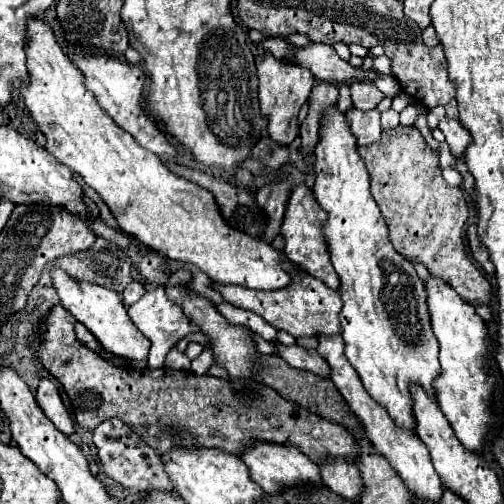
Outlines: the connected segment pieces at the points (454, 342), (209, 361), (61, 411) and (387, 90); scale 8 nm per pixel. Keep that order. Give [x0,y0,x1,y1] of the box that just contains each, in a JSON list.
[[425,275,497,451],[191,349,215,375],[35,379,75,435],[373,75,399,97]]

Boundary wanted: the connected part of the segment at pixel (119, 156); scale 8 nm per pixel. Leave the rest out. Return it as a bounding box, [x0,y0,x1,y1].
[21,17,291,291]

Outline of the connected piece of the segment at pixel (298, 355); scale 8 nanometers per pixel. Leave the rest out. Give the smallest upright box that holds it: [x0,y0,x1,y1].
[273,339,329,377]

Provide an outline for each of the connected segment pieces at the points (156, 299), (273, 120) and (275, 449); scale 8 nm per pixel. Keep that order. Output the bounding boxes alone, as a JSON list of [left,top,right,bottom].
[[127,287,201,369],[257,55,315,145],[241,443,323,493]]

